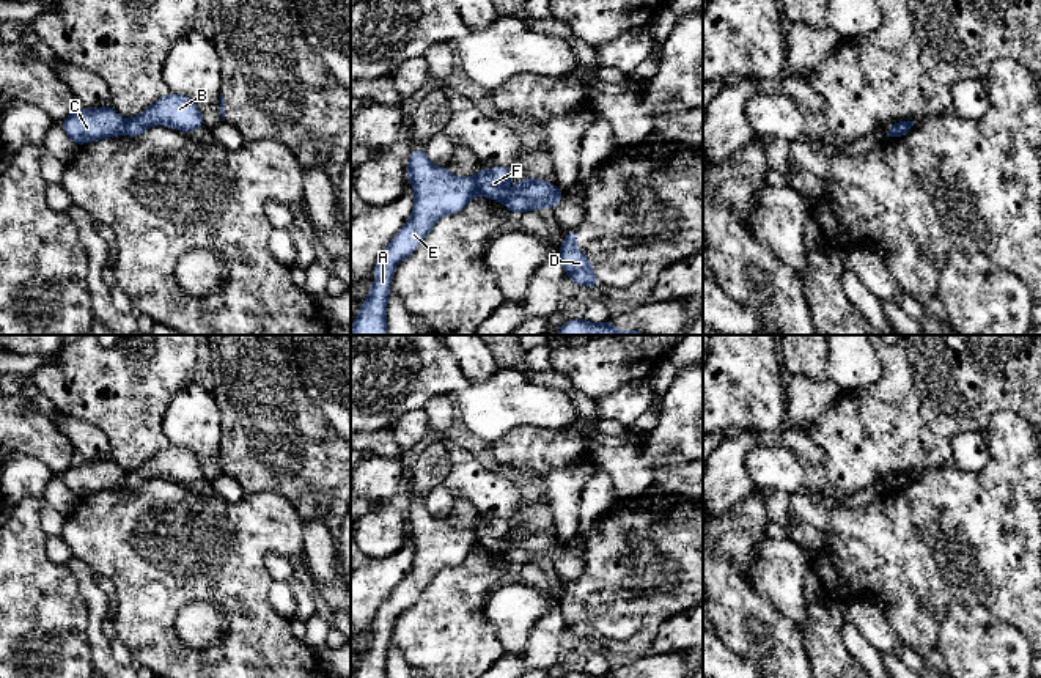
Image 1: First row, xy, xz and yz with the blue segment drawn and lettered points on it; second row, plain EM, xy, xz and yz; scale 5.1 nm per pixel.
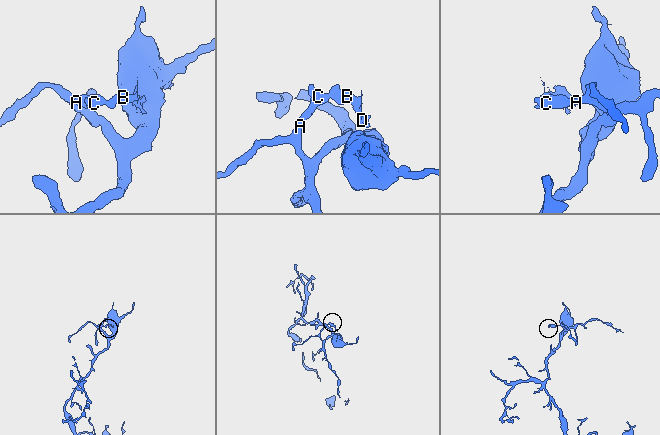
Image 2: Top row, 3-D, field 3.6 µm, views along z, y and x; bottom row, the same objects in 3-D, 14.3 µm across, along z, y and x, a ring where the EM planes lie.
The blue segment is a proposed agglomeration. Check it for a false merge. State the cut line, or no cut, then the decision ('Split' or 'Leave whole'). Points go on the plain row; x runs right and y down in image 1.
Split along xz (474, 530), (478, 545). Split

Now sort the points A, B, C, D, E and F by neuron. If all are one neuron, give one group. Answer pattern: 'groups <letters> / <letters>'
groups A C E / B D F

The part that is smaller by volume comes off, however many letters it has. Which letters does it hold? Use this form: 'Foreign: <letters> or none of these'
Foreign: B, D, F

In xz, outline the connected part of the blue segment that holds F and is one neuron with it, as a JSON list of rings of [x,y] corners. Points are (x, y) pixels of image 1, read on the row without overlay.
[[[502,518],[492,519],[489,522],[478,522],[475,527],[478,546],[503,555],[517,568],[524,563],[539,563],[546,557],[555,563],[560,557],[563,549],[561,541],[530,529],[517,533],[516,544],[509,549],[505,549],[503,543],[509,536],[511,530],[513,522]]]

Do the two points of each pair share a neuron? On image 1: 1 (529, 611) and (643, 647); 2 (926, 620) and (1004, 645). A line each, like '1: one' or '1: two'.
1: two
2: two

